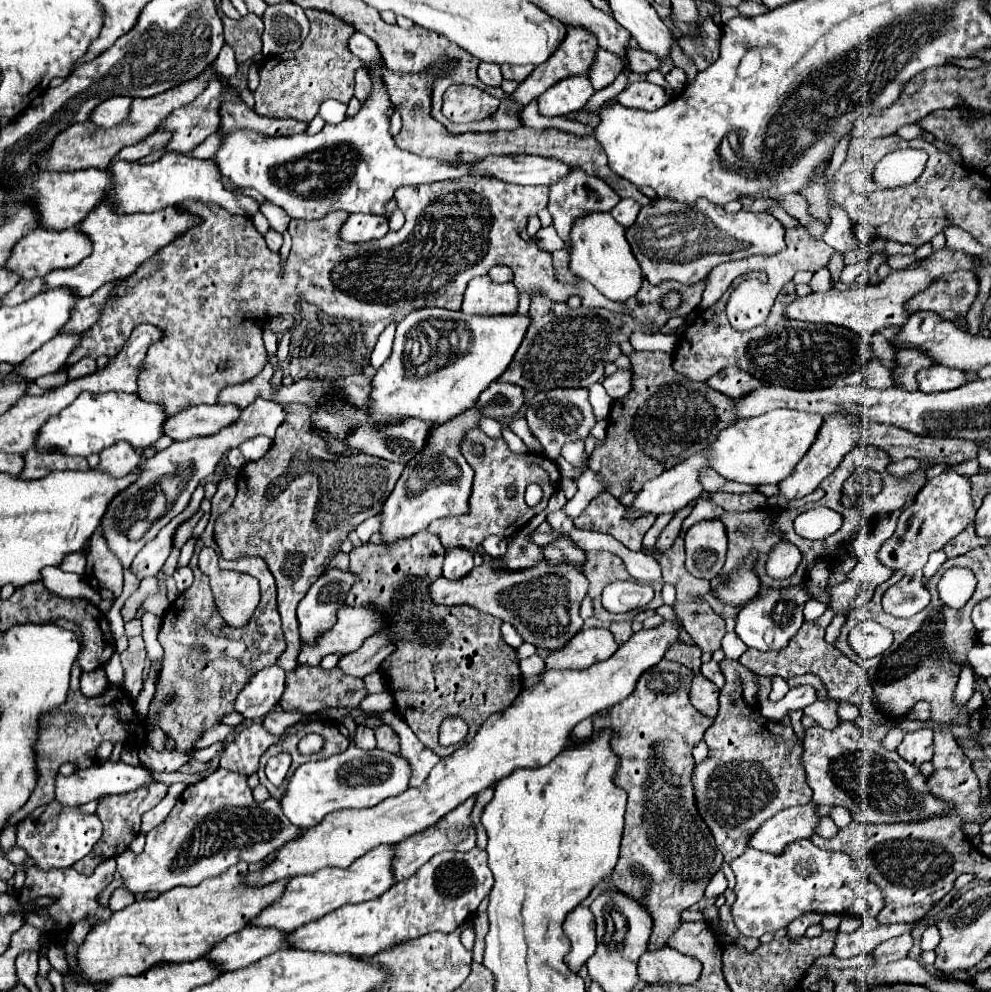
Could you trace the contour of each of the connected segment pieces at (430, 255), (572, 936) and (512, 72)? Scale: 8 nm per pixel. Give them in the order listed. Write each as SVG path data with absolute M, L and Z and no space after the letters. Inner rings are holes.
M464 176L462 180L448 180L440 190L431 190L429 184L400 187L395 191L398 208L406 216L406 224L400 232L388 232L386 238L366 244L346 244L338 236L338 228L346 222L348 212L332 212L322 220L290 220L292 248L286 262L280 260L280 252L272 252L264 236L256 230L252 218L228 214L216 204L182 202L182 208L204 218L200 226L168 244L156 258L138 268L108 300L100 320L84 334L82 344L70 354L66 366L78 362L84 356L112 358L128 340L130 332L144 322L150 322L164 330L164 338L152 344L148 350L144 372L138 378L138 394L148 402L164 404L168 414L178 414L190 406L216 404L224 388L252 380L262 372L266 364L266 348L262 342L262 328L268 320L280 314L296 316L296 300L316 304L324 314L336 318L356 320L362 330L362 342L374 348L378 336L390 322L400 322L414 310L422 308L446 308L460 310L466 284L474 276L484 276L494 264L506 264L514 270L516 288L532 292L540 288L552 300L568 300L572 294L582 296L584 306L604 306L612 312L624 312L622 304L606 300L592 284L580 282L578 286L560 284L554 278L552 256L538 248L528 236L528 218L546 208L546 186L518 186L502 180L490 180L488 176Z
M586 906L574 908L564 922L566 936L570 940L570 954L566 956L566 964L570 970L578 972L578 968L594 954L596 950L596 924L594 914Z
M502 64L502 74L504 74L504 78L508 78L508 80L516 80L516 82L522 82L532 70L534 70L534 66L530 66L530 64L526 64L526 66Z

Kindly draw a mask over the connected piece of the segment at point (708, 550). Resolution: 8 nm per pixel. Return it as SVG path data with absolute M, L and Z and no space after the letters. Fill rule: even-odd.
M700 520L686 534L686 570L698 578L712 580L724 566L726 528L722 520Z

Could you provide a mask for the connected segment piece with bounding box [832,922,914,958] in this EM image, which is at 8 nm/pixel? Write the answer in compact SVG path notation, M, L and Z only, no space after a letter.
M864 922L858 930L854 930L852 934L838 934L836 936L836 946L834 946L834 956L838 958L848 958L848 956L858 956L858 954L868 954L874 950L874 946L878 946L884 940L890 940L894 936L912 932L912 924L878 924L878 926L870 926Z

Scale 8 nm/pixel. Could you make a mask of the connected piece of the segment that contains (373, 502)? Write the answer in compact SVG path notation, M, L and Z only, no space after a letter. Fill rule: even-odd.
M286 404L284 410L286 410L286 420L276 430L272 448L266 452L266 456L262 456L256 462L248 462L238 472L236 500L232 508L216 520L214 536L226 560L232 560L244 554L262 556L270 572L274 574L276 586L278 586L278 612L282 618L282 630L286 640L286 650L276 664L286 672L290 672L298 666L298 648L302 648L300 634L298 634L298 620L296 620L298 602L302 600L310 584L314 584L314 580L324 572L330 560L338 554L342 542L346 540L346 534L352 532L360 522L364 522L370 516L376 516L382 510L382 500L390 496L404 466L376 456L368 456L368 454L336 456L326 448L322 438L310 434L308 430L310 408L306 408L304 404Z

